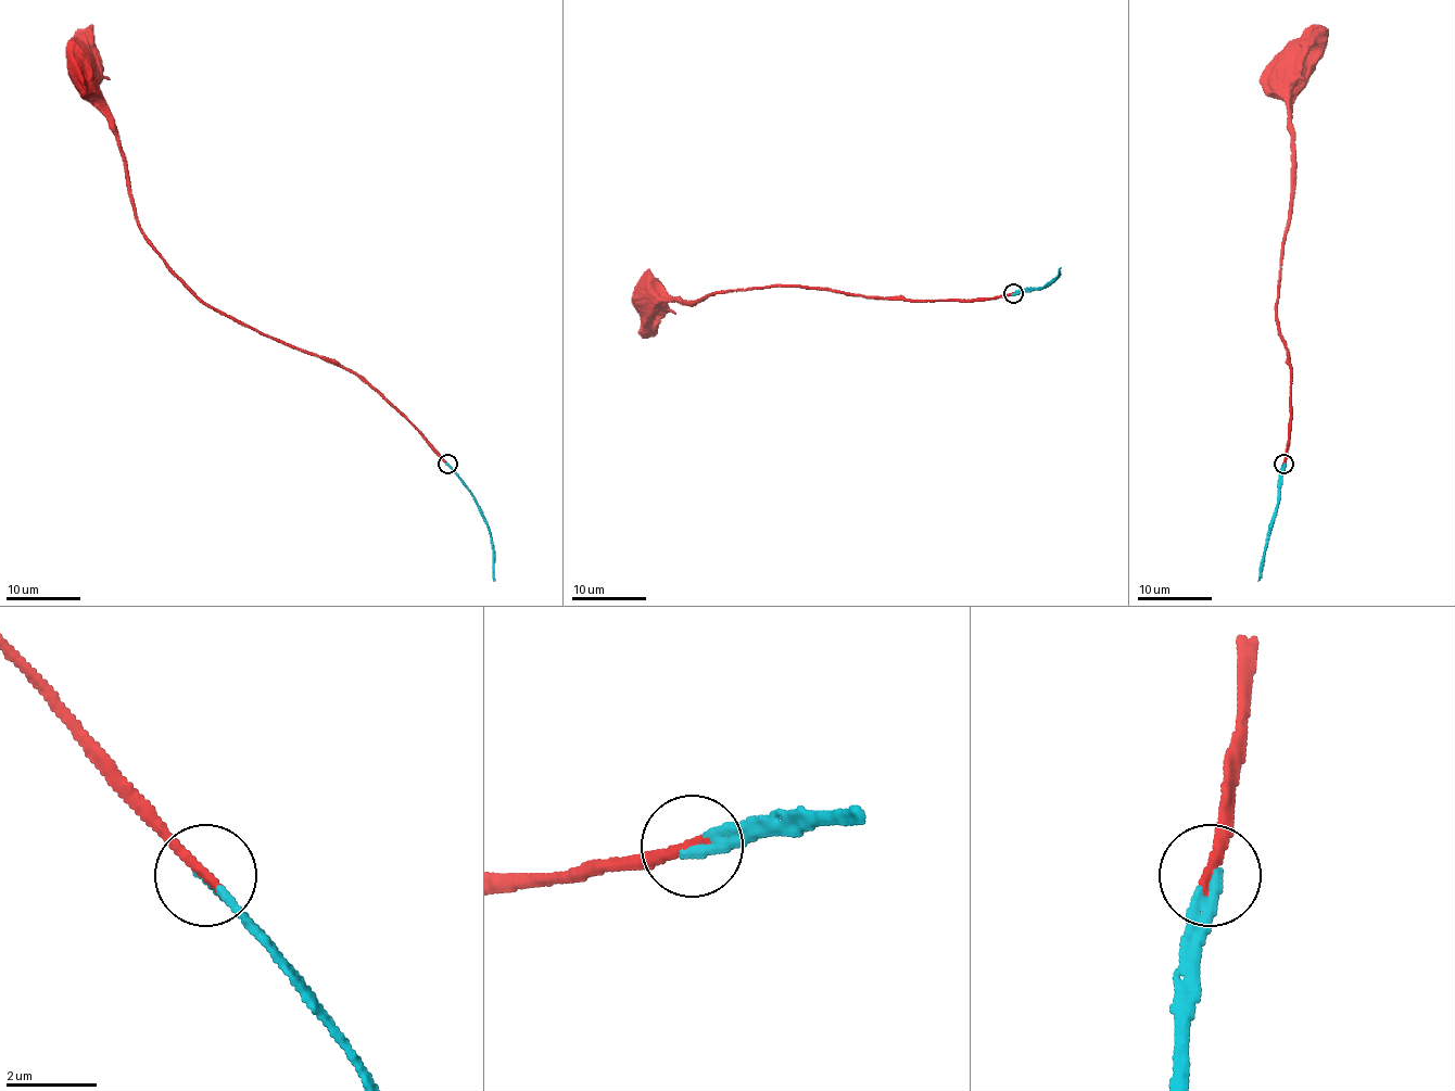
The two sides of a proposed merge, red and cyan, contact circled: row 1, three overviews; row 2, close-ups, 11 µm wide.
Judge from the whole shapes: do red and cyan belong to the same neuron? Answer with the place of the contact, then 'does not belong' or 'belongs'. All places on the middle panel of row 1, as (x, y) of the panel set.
(1013, 293) | belongs

